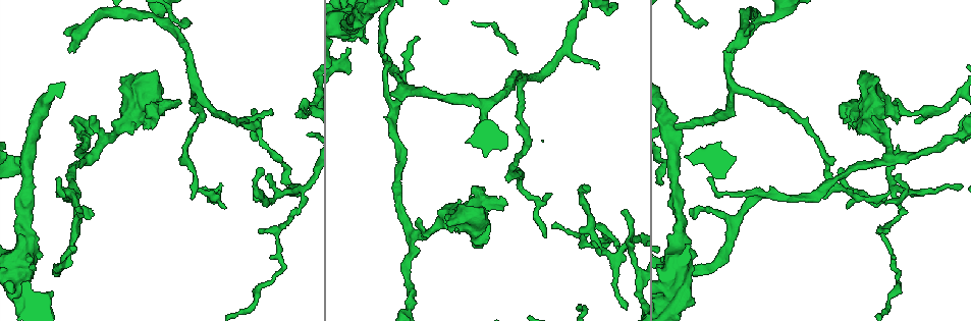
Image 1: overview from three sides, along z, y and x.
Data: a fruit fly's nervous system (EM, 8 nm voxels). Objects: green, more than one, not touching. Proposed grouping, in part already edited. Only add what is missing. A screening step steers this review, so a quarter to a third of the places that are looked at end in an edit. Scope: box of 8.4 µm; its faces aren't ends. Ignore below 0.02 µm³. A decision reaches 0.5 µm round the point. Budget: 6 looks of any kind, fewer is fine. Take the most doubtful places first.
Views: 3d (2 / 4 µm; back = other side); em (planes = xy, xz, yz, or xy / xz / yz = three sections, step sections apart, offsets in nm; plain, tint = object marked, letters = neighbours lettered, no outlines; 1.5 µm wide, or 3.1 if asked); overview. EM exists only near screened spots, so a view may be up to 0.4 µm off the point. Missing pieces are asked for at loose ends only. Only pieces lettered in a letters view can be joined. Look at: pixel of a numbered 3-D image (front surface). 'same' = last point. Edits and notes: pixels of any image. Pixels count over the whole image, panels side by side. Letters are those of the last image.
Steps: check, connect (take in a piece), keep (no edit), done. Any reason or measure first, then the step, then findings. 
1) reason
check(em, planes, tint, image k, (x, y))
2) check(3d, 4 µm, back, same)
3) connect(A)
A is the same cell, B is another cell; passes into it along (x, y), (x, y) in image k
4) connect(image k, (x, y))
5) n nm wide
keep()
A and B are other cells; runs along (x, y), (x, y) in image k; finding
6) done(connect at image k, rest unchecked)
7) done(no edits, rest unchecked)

branch stops here
check(3d, 2 µm, image 1, (728, 50))

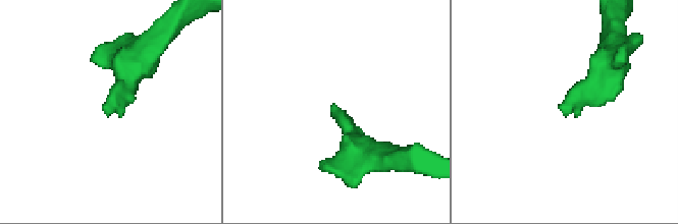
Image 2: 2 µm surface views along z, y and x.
shape alone is not enough
check(em, planes, tint, image 2, (562, 109))

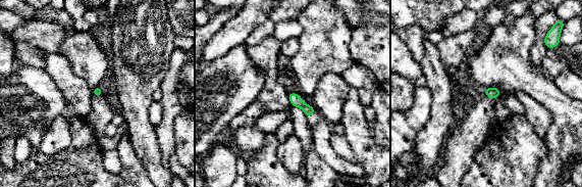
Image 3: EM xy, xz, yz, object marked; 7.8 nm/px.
what lies round it
check(em, planes, letters, same)

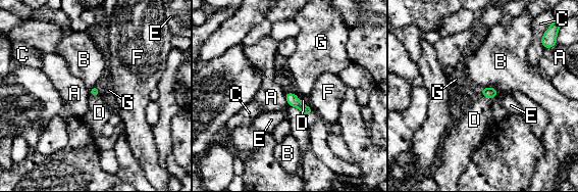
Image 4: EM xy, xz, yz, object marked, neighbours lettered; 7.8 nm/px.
D touches over 190 nm
connect(image 4, (303, 100))
D is the same cell, A, B, C, E, F and G are other cells; passes into it along (293, 100), (297, 96), (303, 100) in image 4; it goes on there

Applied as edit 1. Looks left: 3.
check(overview)

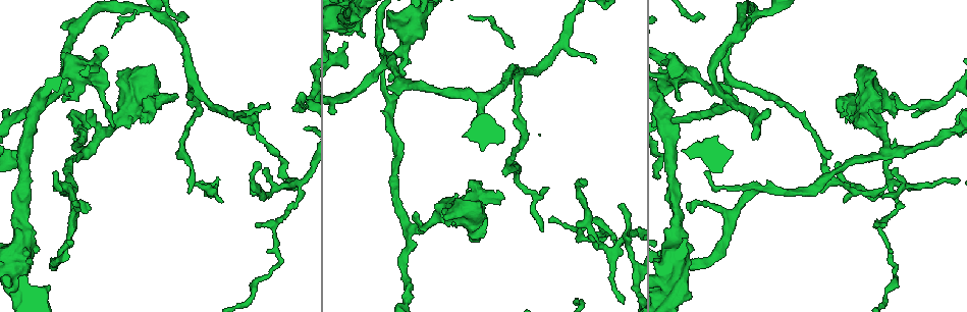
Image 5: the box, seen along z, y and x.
free end
check(em, planes, tint, image 5, (91, 208))

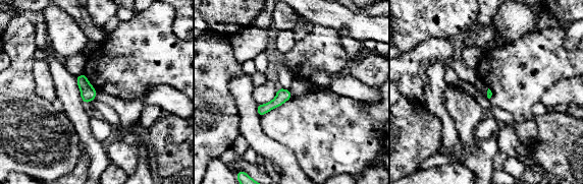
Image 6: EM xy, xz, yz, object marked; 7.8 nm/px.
check(em, planes, letters, same)

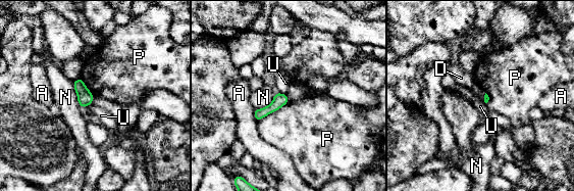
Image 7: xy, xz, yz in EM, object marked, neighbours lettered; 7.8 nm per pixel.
keep()
A, D, N, P and U are other cells; border along (289, 101), (257, 122) in image 7; no lettered piece goes on from it

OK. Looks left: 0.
done(connect at image 4, rest unchecked)

